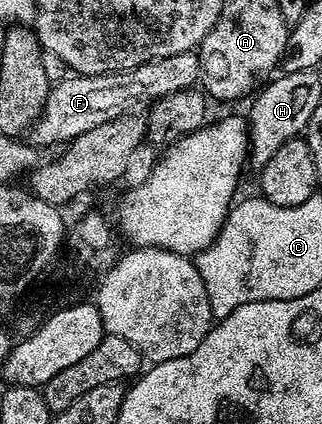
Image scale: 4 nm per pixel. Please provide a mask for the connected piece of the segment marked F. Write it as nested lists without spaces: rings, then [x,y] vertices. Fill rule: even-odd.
[[[194,51],[168,55],[124,73],[105,73],[91,77],[63,76],[61,81],[51,84],[43,111],[33,124],[33,144],[47,147],[46,145],[61,146],[75,141],[80,135],[84,135],[84,131],[92,131],[92,127],[100,127],[100,123],[108,123],[131,112],[135,107],[142,107],[138,105],[146,107],[163,95],[191,88],[199,77],[198,54]]]

